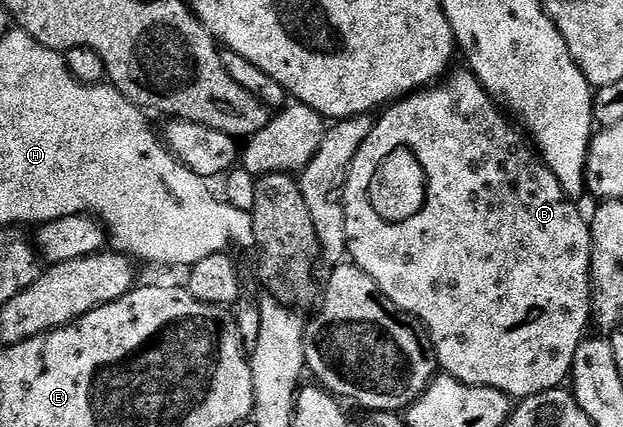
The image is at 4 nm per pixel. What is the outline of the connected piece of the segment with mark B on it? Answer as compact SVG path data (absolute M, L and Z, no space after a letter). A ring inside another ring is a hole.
M463 70L463 71L464 71L464 72L456 72L456 73L454 73L454 72L455 72L455 71L453 71L453 72L452 72L452 73L451 73L451 75L449 75L449 76L448 76L448 77L447 77L447 79L445 79L445 80L444 80L444 81L443 81L443 82L440 82L440 83L437 83L437 84L436 84L436 85L435 85L435 86L429 86L429 87L427 87L427 88L425 88L425 89L423 89L423 90L421 90L421 91L419 91L419 92L413 92L413 93L411 93L411 94L409 94L409 95L407 95L407 96L405 96L405 97L403 97L403 98L401 98L401 99L399 99L399 100L397 100L397 101L395 101L395 103L393 103L393 104L392 104L392 105L391 105L391 106L388 106L388 107L385 107L385 108L384 108L384 109L383 109L383 111L381 111L381 112L380 112L380 113L379 113L379 116L380 116L380 115L381 115L381 116L380 116L380 120L379 120L379 116L378 116L378 119L377 119L377 120L376 120L376 121L375 121L375 123L373 123L373 126L372 126L372 129L371 129L371 130L370 130L370 138L366 138L366 142L362 142L362 150L358 150L358 154L357 154L357 155L356 155L356 157L355 157L355 158L354 158L354 162L353 162L353 163L352 163L352 168L351 168L351 170L350 170L350 171L349 171L349 172L348 172L348 180L347 180L347 182L346 182L346 183L345 183L345 184L344 184L344 186L343 186L343 189L342 189L342 199L343 199L343 201L344 201L344 217L345 217L345 218L346 218L346 238L347 238L347 239L348 239L348 256L349 256L349 257L350 257L350 260L351 260L351 263L354 263L354 264L357 264L357 265L358 265L358 267L359 267L359 268L363 268L363 269L364 269L364 272L365 272L365 273L366 273L366 274L370 274L370 278L374 278L374 282L378 282L378 286L379 286L379 287L380 287L380 289L381 289L381 290L382 290L382 294L386 294L386 298L390 298L390 302L394 302L394 303L395 303L395 304L396 304L396 305L398 305L398 306L399 306L399 308L400 308L400 309L401 309L401 310L403 310L403 311L404 311L404 312L408 312L408 313L409 313L409 314L411 314L411 315L412 315L412 316L416 316L416 317L417 317L417 318L419 318L419 319L420 319L420 320L421 320L421 322L423 322L423 323L424 323L424 327L425 327L425 328L427 328L427 330L428 330L428 336L429 336L429 338L430 338L430 339L432 339L432 344L433 344L433 345L434 345L434 346L435 346L435 347L436 347L436 359L437 359L437 361L438 361L438 364L439 364L439 367L440 367L440 368L441 368L441 369L443 369L443 371L444 371L444 372L445 372L445 373L447 373L447 375L449 375L449 376L453 376L453 377L454 377L454 378L455 378L455 379L456 379L456 380L461 380L461 382L463 382L463 384L471 384L471 385L473 385L473 386L475 386L475 387L477 387L477 388L493 388L493 389L494 389L494 390L498 390L498 391L499 391L499 392L504 392L504 393L505 393L505 394L506 394L506 395L507 395L507 396L509 396L509 397L510 397L510 398L523 398L523 397L526 397L526 396L533 396L533 395L534 395L534 394L542 394L542 393L543 393L543 392L545 392L545 391L546 391L546 390L550 390L550 389L551 389L551 388L559 388L559 387L561 387L561 385L563 385L563 384L564 384L564 383L565 383L565 381L567 381L567 380L568 380L568 379L569 379L569 376L570 376L570 373L571 373L571 370L572 370L572 363L573 363L573 362L574 362L574 354L575 354L575 353L576 353L576 351L577 351L577 350L578 350L578 346L579 346L579 345L580 345L580 342L581 342L581 340L583 340L583 339L585 339L585 336L586 336L586 333L587 333L587 332L584 332L584 331L586 331L586 330L587 330L587 328L588 328L588 324L589 324L589 328L590 328L590 321L591 321L591 320L592 320L592 319L593 319L593 316L594 316L594 313L593 313L593 311L592 311L592 229L591 229L591 227L590 227L590 224L589 224L589 221L588 221L588 220L587 220L587 219L586 219L586 216L583 216L583 214L582 214L582 213L580 213L580 212L579 212L579 210L578 210L578 209L576 209L576 208L575 208L575 206L574 206L574 205L572 205L572 204L575 204L575 203L573 203L573 201L572 201L572 200L571 200L571 199L570 199L570 197L568 197L568 195L566 195L566 194L565 194L565 193L564 193L564 191L563 191L563 190L562 190L562 186L561 186L561 185L560 185L560 183L559 183L559 182L558 182L558 178L554 178L554 174L553 174L553 173L552 173L552 172L551 172L551 171L550 171L550 169L548 169L548 165L547 165L547 164L545 164L545 163L544 163L544 161L543 161L543 159L541 159L541 157L540 157L540 156L539 156L539 155L537 155L537 153L536 153L536 152L535 152L535 151L534 151L534 148L533 148L533 145L532 145L532 144L531 144L531 143L529 143L529 141L528 141L528 140L527 140L527 139L525 139L525 137L524 137L524 136L523 136L523 135L521 135L521 136L522 136L522 137L520 137L520 136L519 136L519 134L518 134L518 133L516 133L516 132L515 132L515 130L514 130L514 129L512 129L512 128L511 128L511 126L510 126L510 125L508 125L508 120L509 120L509 117L508 117L508 116L507 116L507 115L505 115L505 113L504 113L504 112L503 112L503 111L501 111L501 109L500 109L500 108L499 108L499 107L498 107L498 104L497 104L497 101L495 101L495 100L493 100L493 99L492 99L492 97L491 97L491 95L490 95L490 94L489 94L489 93L488 93L488 91L487 91L487 90L485 90L485 89L484 89L484 87L483 87L483 86L482 86L482 85L481 85L481 84L480 84L480 80L479 80L479 79L478 79L478 77L476 77L476 76L475 76L475 74L474 74L474 73L472 73L472 72L471 72L471 71L470 71L470 70ZM404 172L412 172L412 173L410 173L410 174L409 174L409 176L408 176L408 180L409 180L409 182L410 182L410 183L412 183L412 184L416 184L416 183L420 183L420 184L424 184L424 201L422 201L422 202L421 202L421 204L420 204L420 205L418 205L418 206L417 206L417 208L416 208L416 213L414 213L414 214L413 214L413 216L400 216L400 215L402 215L402 214L403 214L403 212L404 212L404 208L403 208L403 206L402 206L402 205L400 205L400 203L402 203L402 202L403 202L403 200L404 200L404 199L406 199L406 198L407 198L407 196L408 196L408 192L407 192L407 190L406 190L406 189L404 189Z

